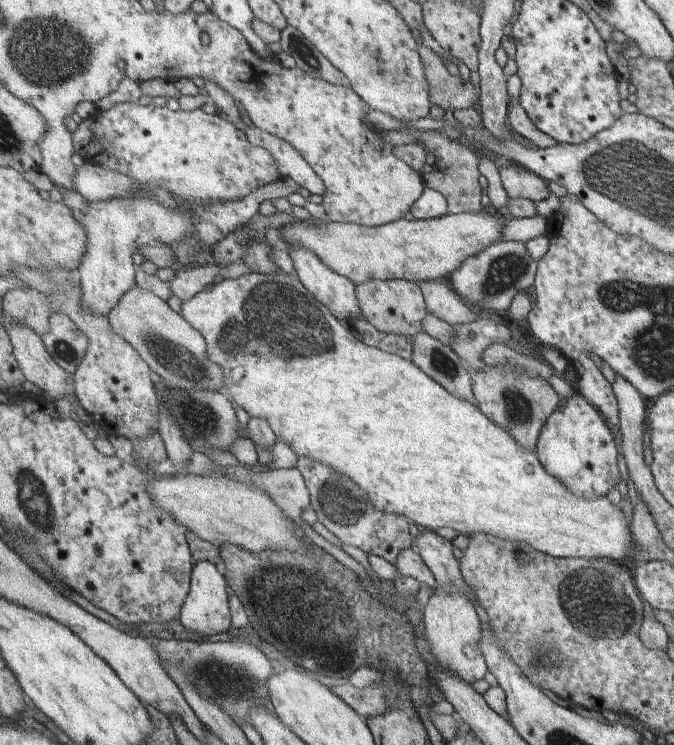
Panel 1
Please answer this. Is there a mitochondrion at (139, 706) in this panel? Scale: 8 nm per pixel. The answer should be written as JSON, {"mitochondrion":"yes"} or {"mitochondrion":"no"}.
{"mitochondrion":"no"}

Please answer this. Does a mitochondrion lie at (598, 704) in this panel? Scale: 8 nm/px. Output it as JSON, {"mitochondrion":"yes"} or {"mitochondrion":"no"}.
{"mitochondrion":"no"}

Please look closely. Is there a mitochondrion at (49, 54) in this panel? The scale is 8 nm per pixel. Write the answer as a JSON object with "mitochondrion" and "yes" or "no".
{"mitochondrion":"yes"}

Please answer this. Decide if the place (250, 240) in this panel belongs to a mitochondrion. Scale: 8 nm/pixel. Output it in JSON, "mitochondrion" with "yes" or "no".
{"mitochondrion":"no"}

